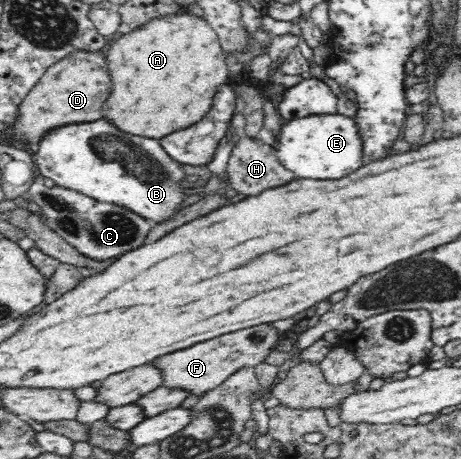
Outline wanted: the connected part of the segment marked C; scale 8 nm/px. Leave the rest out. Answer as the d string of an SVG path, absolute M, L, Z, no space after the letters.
M37 174L35 182L29 186L29 196L35 204L41 206L40 214L45 216L46 224L77 250L80 256L99 264L103 260L115 260L147 244L151 225L143 217L121 206L95 201L86 194L70 188L61 186L47 188L43 179L43 175Z

